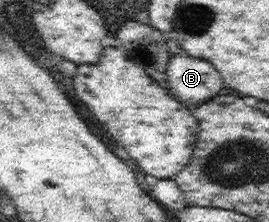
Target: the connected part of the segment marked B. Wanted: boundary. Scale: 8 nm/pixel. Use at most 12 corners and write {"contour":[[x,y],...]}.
{"contour":[[181,50],[168,60],[177,98],[201,104],[219,94],[221,74],[211,62]]}

